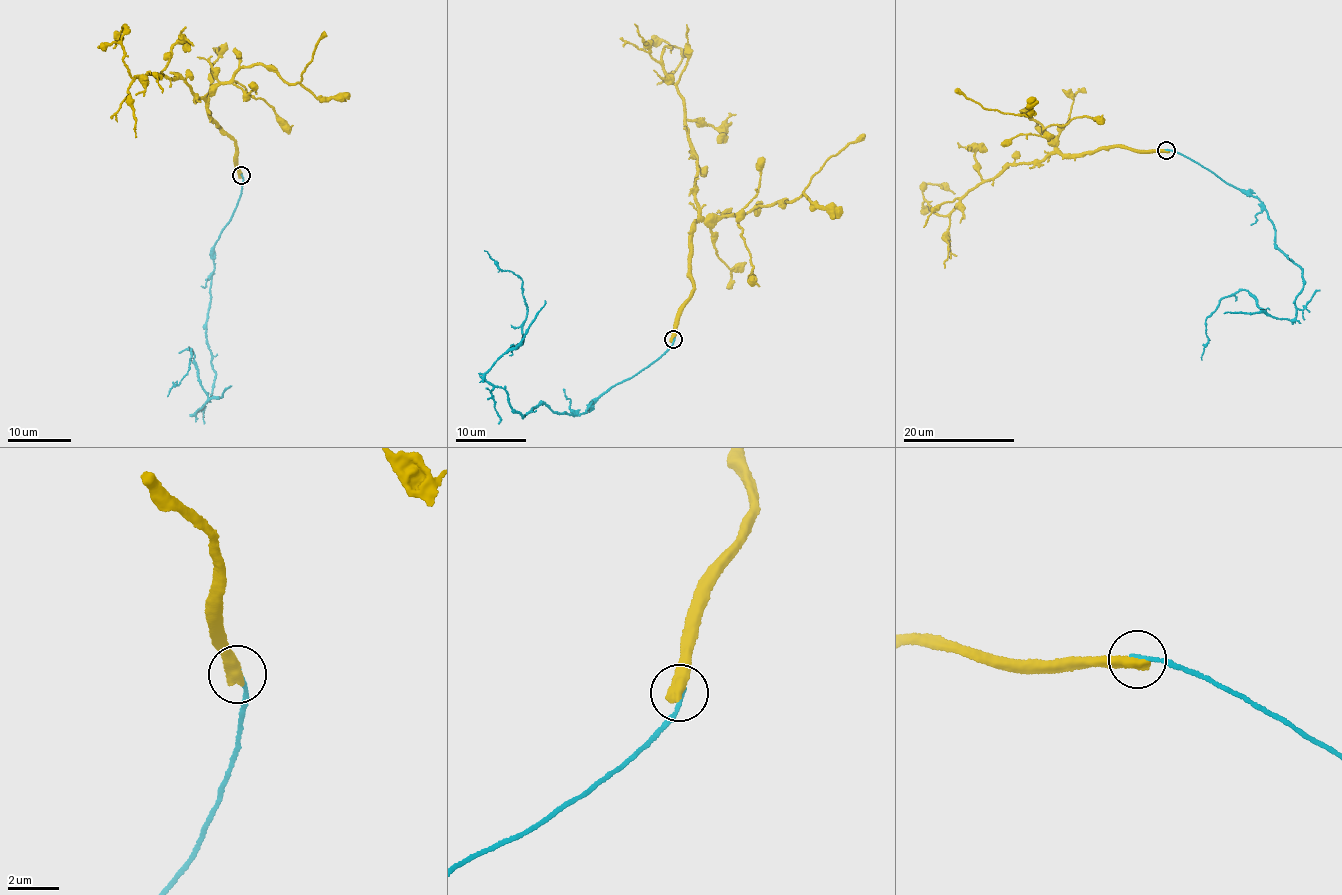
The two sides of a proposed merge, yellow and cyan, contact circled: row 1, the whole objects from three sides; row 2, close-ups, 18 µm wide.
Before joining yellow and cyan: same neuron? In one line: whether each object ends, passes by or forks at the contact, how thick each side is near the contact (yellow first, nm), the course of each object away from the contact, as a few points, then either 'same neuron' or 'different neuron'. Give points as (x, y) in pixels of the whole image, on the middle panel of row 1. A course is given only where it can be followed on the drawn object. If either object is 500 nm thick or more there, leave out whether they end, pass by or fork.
calibres 550 and 170 nm; course yellow (673, 339), (693, 289), (698, 217), (697, 155), (661, 51), (678, 46), (682, 60), (657, 84); course cyan (673, 339), (582, 413), (542, 402), (522, 416), (486, 380), (522, 341), (519, 277), (484, 250); different neuron

